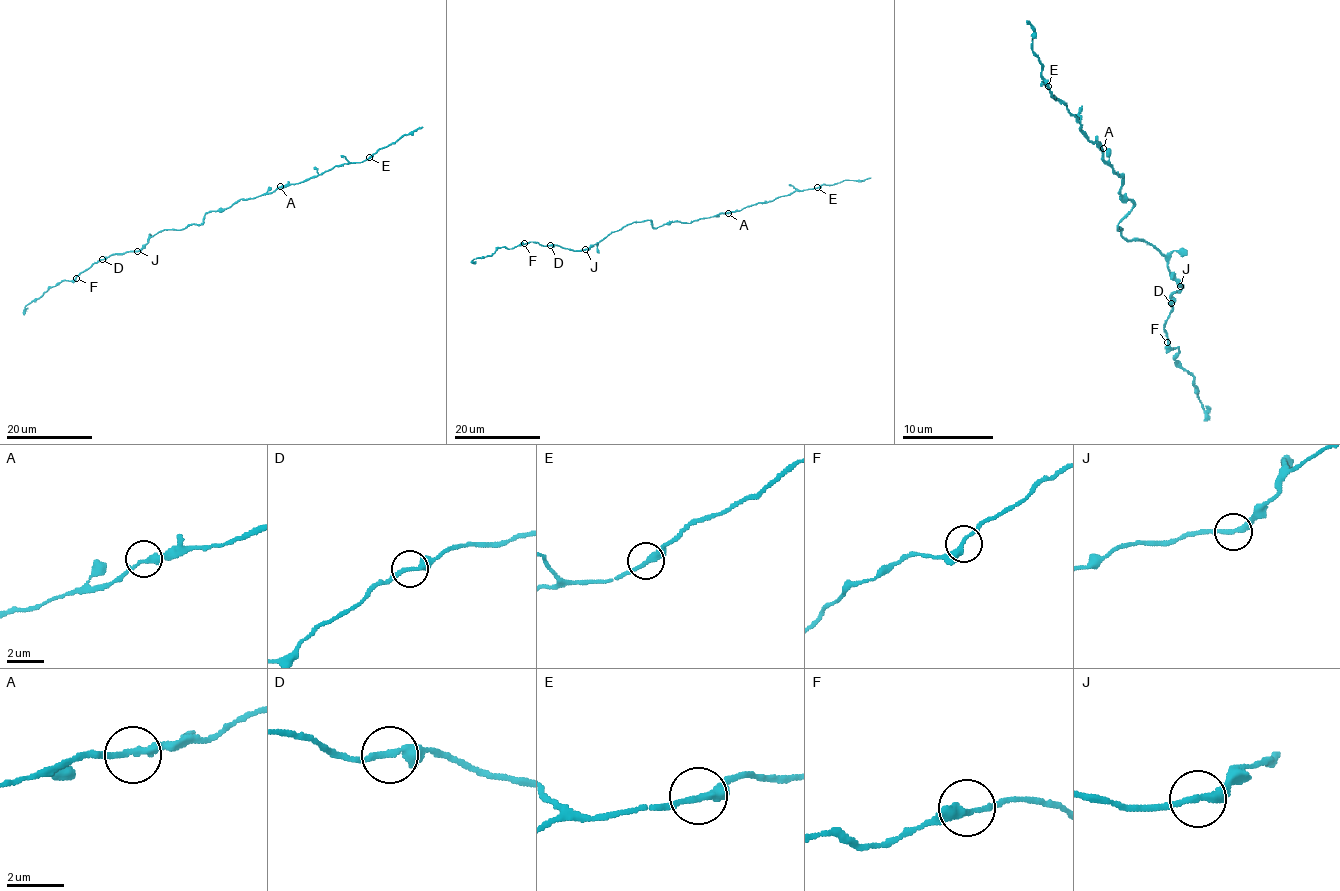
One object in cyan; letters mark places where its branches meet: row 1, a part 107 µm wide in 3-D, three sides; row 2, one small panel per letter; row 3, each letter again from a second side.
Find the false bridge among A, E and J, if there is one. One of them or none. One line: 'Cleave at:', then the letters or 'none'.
Cleave at: J

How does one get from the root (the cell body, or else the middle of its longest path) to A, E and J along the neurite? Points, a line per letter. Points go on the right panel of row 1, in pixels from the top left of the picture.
A: (1132, 203), (1121, 194), (1123, 175), (1119, 175), (1103, 157), (1103, 148)
E: (1132, 203), (1121, 194), (1123, 175), (1103, 157), (1098, 143), (1084, 137), (1066, 105), (1048, 86)
J: (1132, 203), (1132, 210), (1119, 223), (1121, 235), (1125, 239), (1148, 242), (1167, 260), (1169, 274), (1180, 285)

